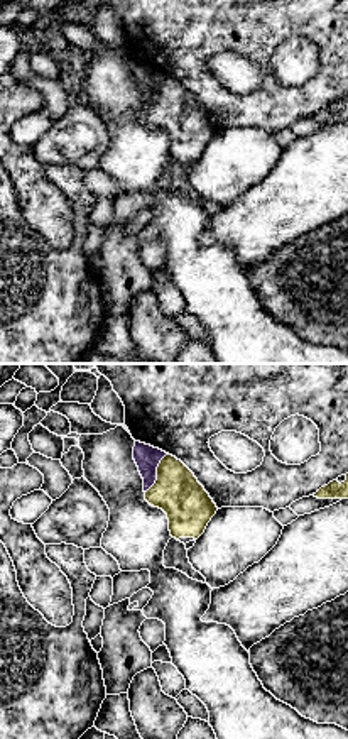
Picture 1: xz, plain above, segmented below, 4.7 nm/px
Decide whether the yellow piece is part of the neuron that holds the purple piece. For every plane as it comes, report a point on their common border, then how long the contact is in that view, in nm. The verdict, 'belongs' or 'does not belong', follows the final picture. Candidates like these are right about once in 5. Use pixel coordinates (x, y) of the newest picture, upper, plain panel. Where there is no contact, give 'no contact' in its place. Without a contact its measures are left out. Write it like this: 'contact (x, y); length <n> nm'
contact (156, 95); length 220 nm

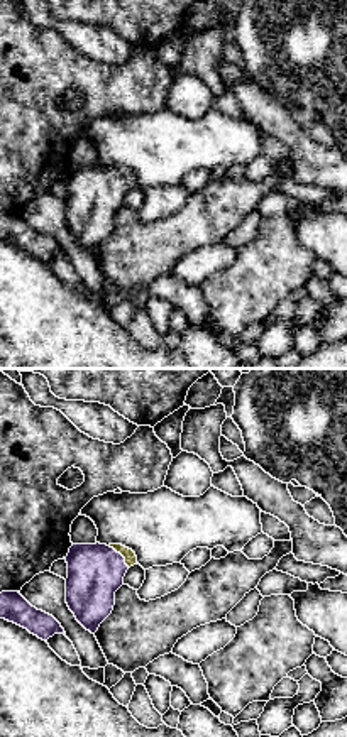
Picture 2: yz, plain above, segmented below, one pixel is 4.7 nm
contact (121, 176); length 150 nm

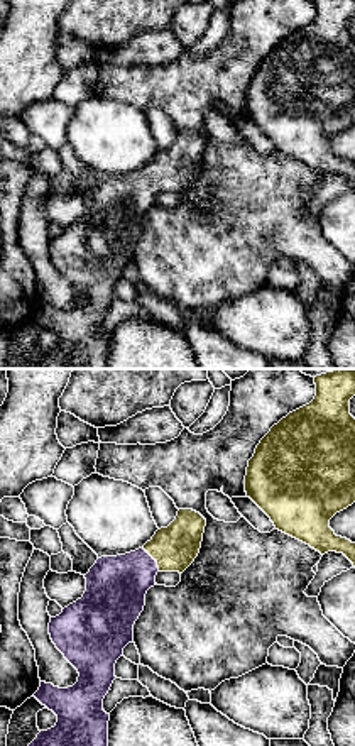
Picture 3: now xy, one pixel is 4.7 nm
contact (152, 180); length 150 nm

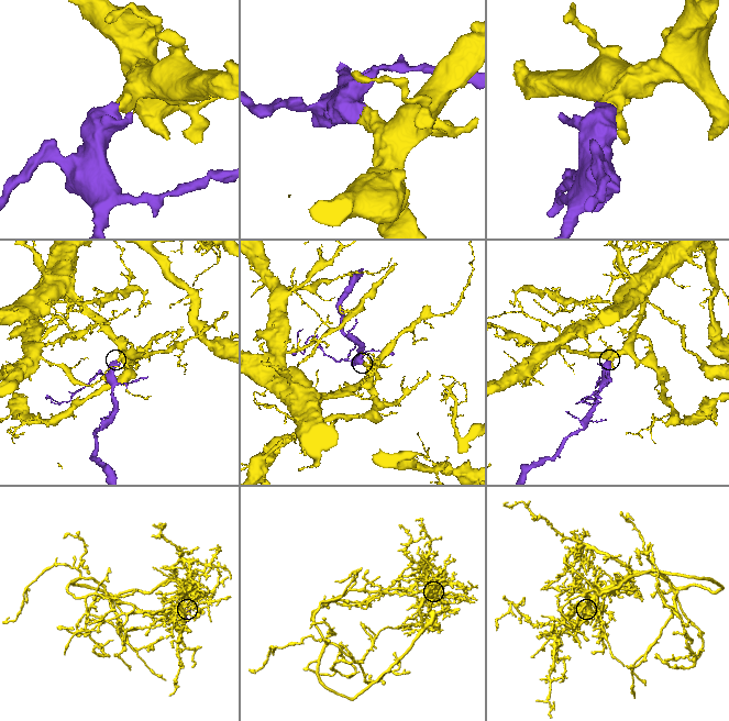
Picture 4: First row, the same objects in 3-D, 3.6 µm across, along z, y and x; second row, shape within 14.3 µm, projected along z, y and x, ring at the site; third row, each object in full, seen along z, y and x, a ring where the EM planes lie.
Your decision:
belongs

